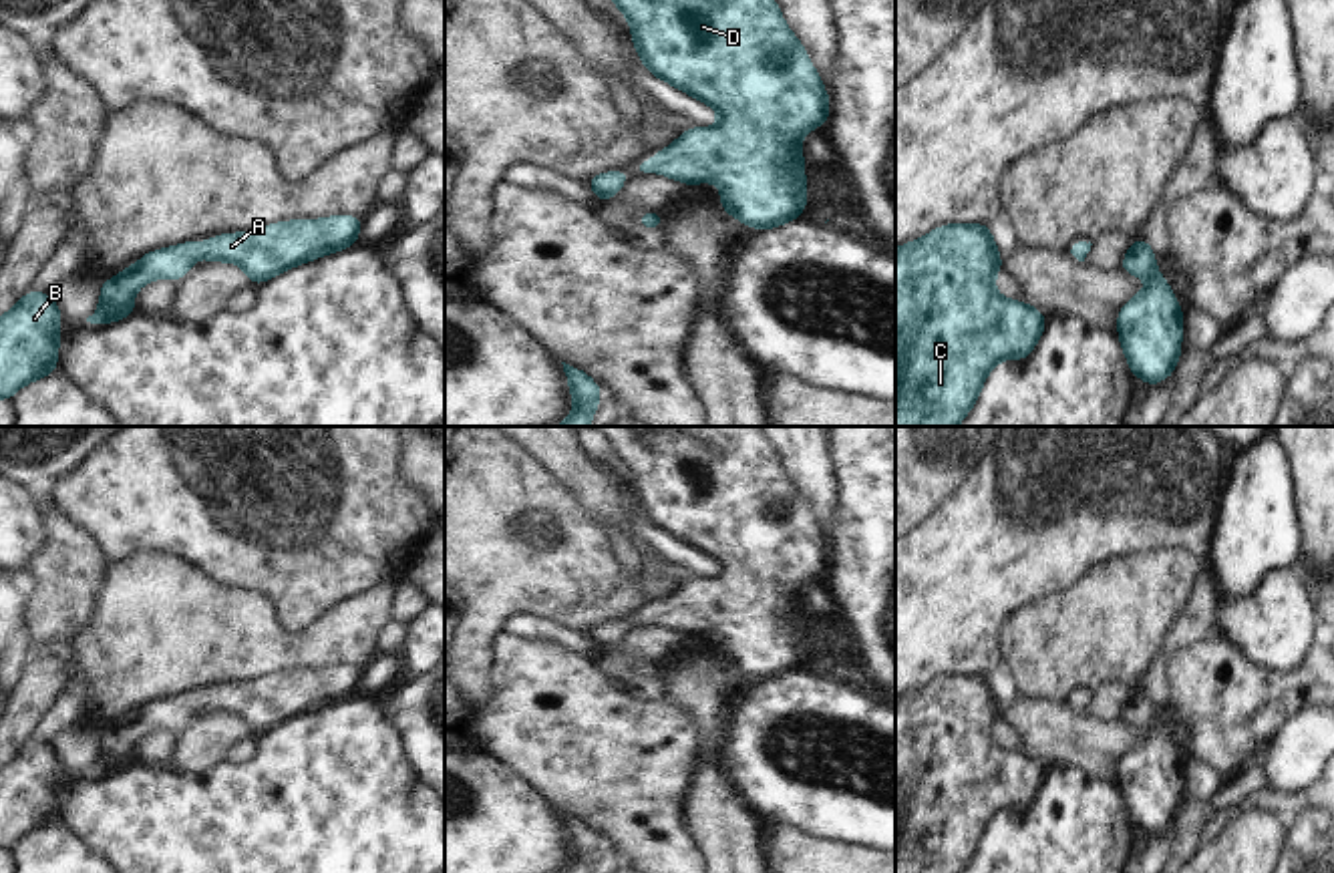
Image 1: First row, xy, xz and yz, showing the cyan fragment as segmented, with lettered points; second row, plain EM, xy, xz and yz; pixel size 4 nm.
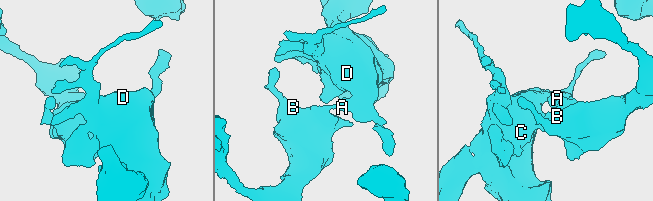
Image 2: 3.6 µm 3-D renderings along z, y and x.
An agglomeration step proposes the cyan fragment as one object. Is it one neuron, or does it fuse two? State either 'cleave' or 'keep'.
keep

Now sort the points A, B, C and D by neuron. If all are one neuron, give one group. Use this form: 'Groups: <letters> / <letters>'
Groups: A B C D.

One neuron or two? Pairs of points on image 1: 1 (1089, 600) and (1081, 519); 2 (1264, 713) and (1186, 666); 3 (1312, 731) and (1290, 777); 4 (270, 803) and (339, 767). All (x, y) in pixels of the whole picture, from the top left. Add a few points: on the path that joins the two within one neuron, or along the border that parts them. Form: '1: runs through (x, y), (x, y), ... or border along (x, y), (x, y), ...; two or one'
1: border along (1131, 554), (1105, 560), (1067, 590), (1047, 596); two
2: runs through (1244, 705), (1232, 705), (1206, 680); one
3: runs through (1306, 743), (1292, 765); one
4: runs through (286, 803), (302, 803), (322, 783); one

